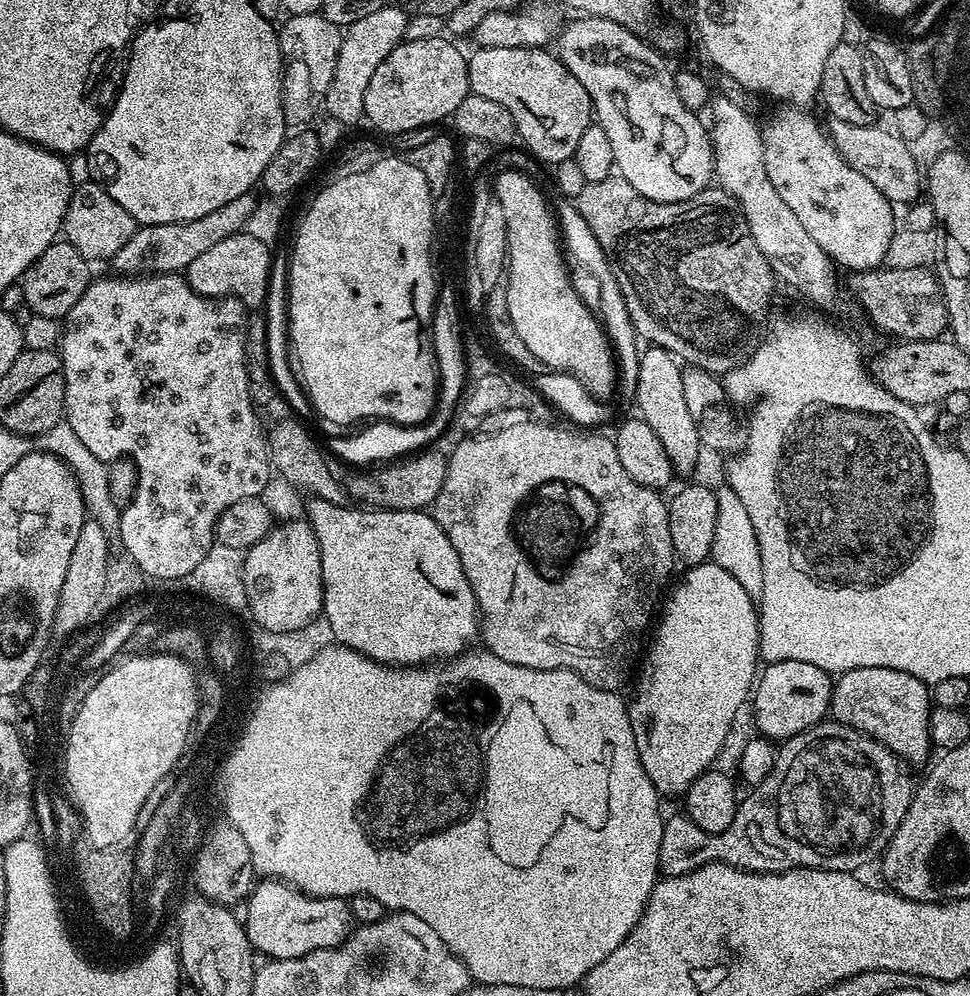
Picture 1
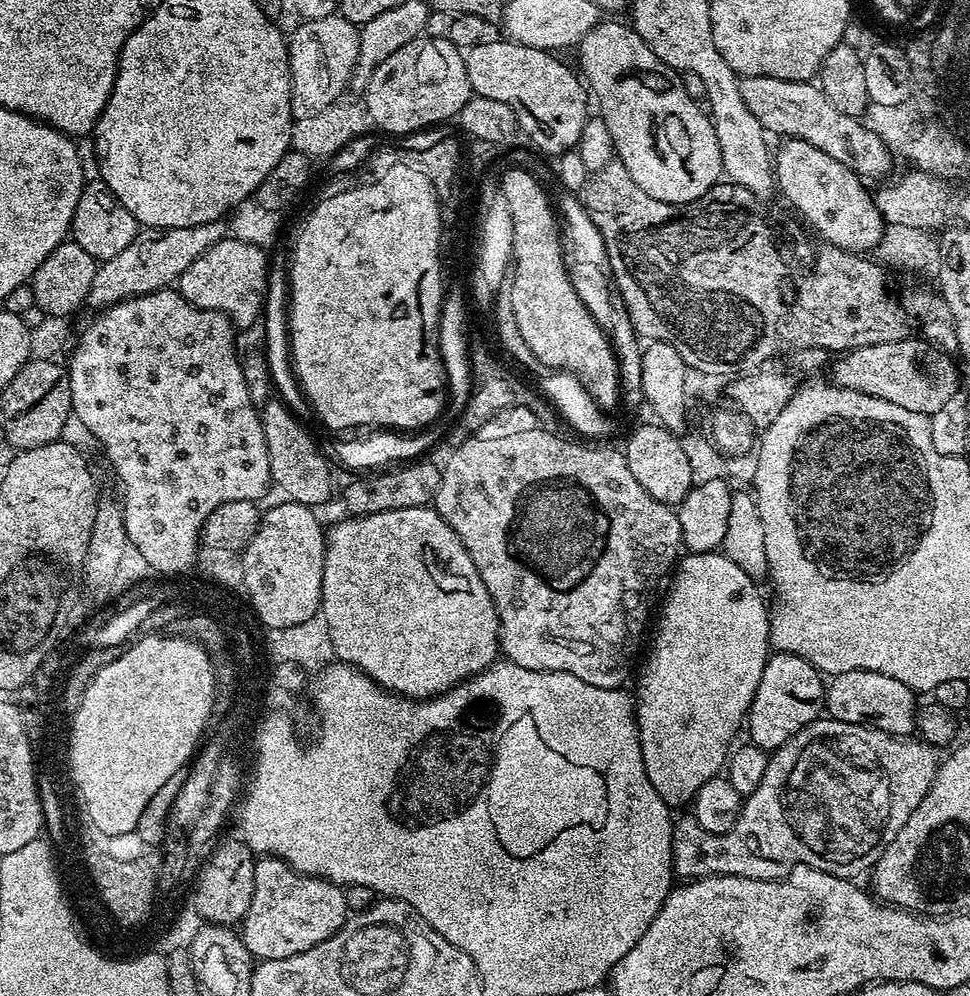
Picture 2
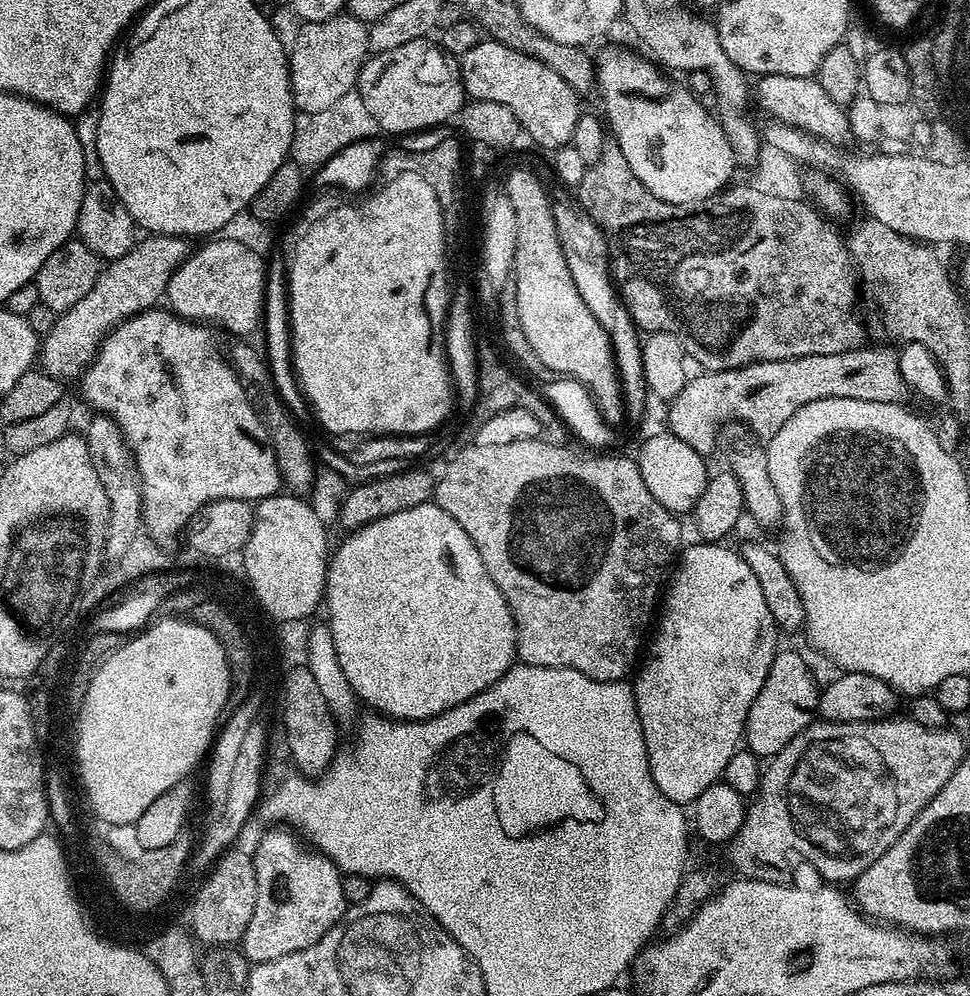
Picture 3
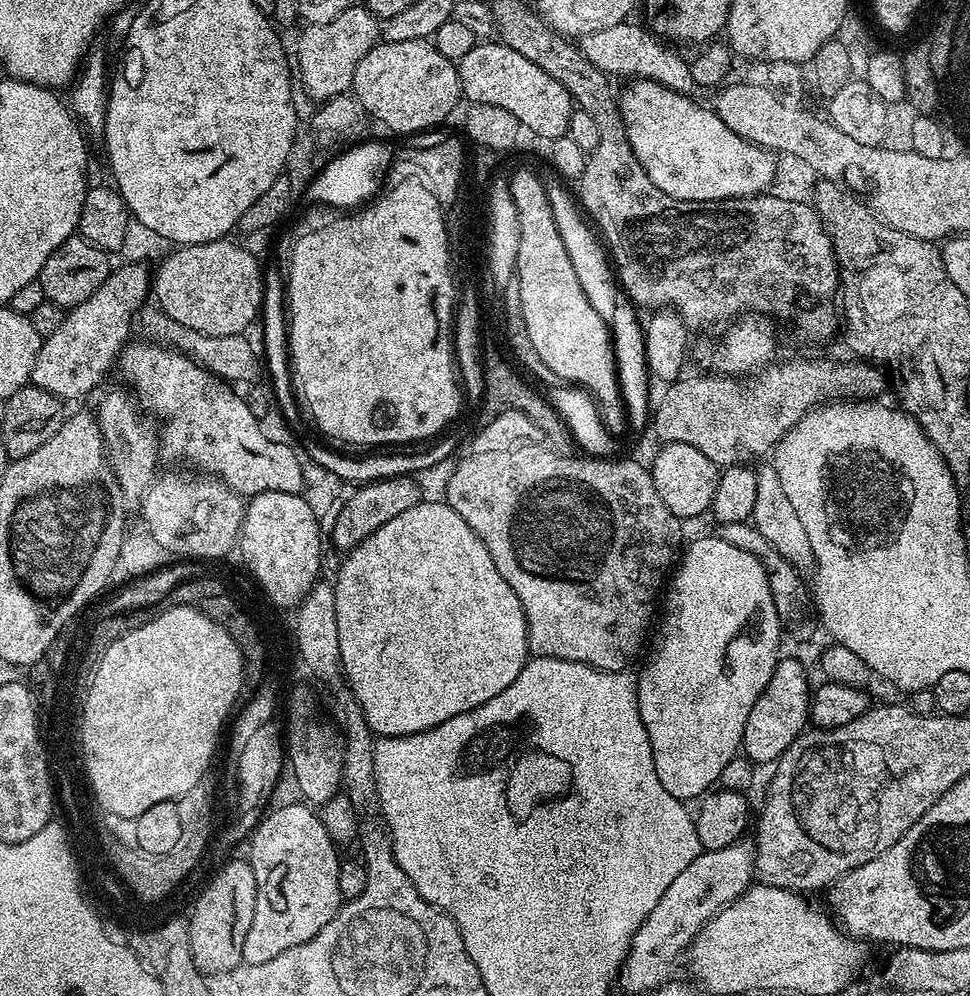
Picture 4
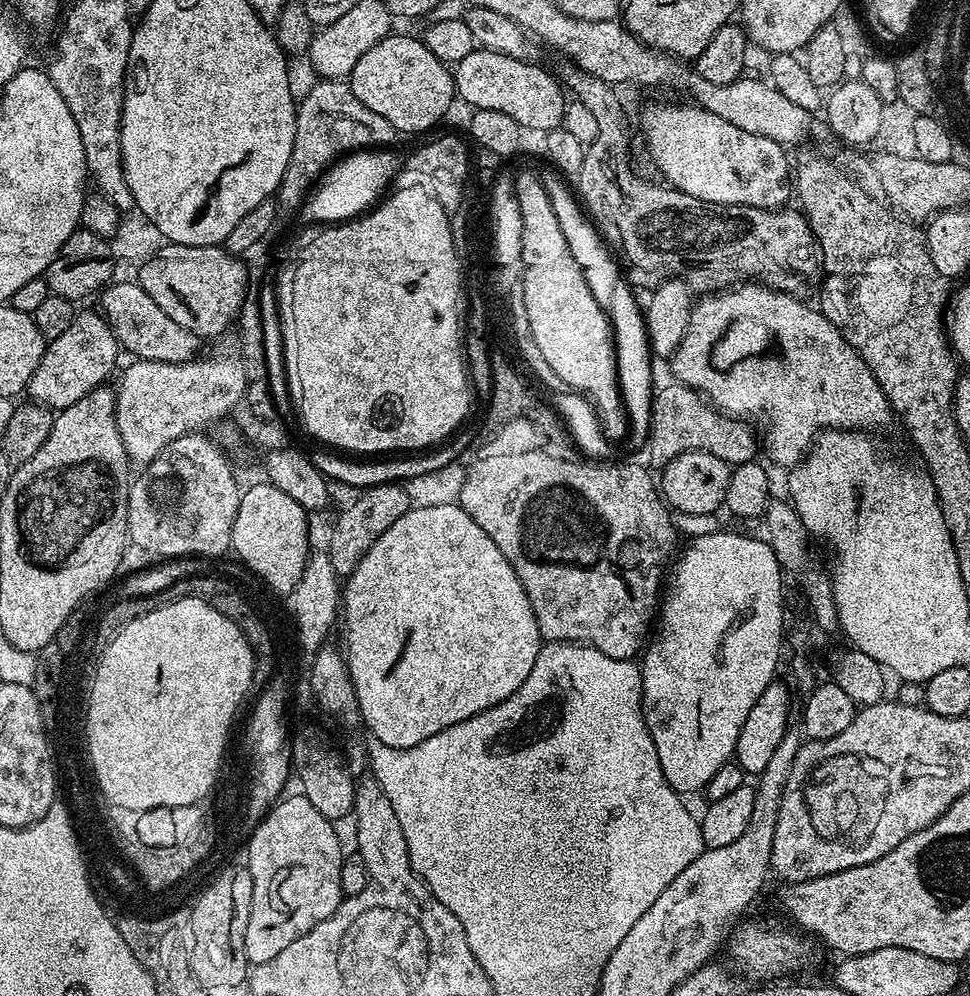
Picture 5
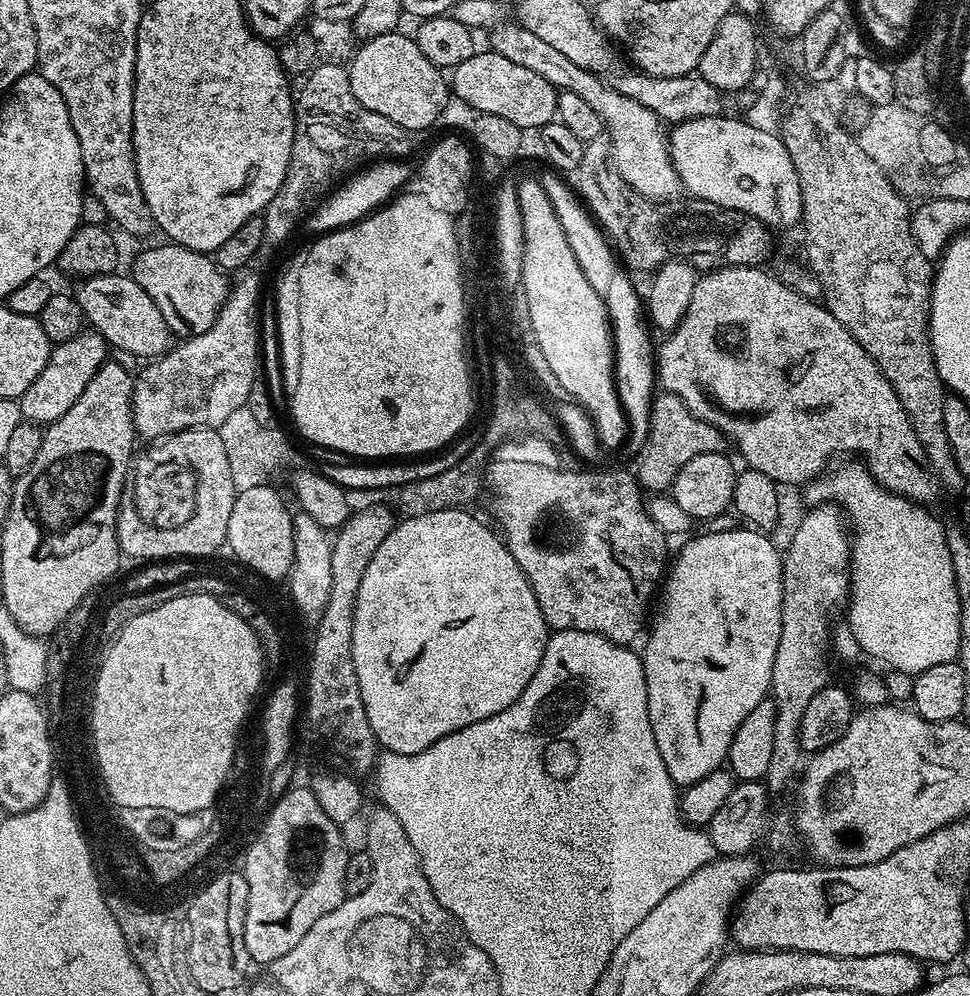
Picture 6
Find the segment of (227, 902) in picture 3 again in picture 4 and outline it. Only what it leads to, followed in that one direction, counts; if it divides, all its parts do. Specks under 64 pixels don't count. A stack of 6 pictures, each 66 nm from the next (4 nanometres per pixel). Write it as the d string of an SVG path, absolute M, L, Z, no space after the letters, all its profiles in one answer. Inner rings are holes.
M247 859L228 860L228 871L223 872L196 907L193 920L190 954L194 954L194 966L213 978L219 972L232 972L241 967L244 955L242 946L246 942L246 934L250 934L250 922L254 922L254 902L256 901L256 883L254 870Z

